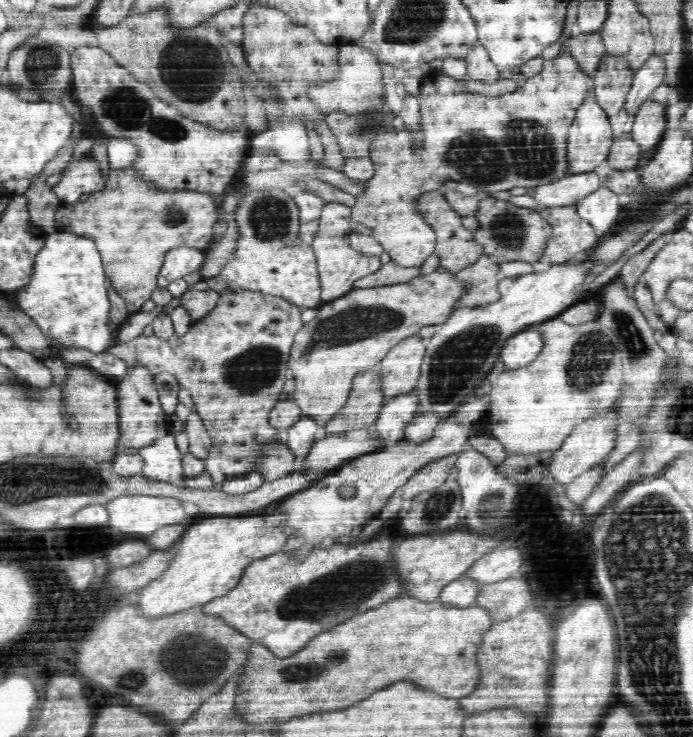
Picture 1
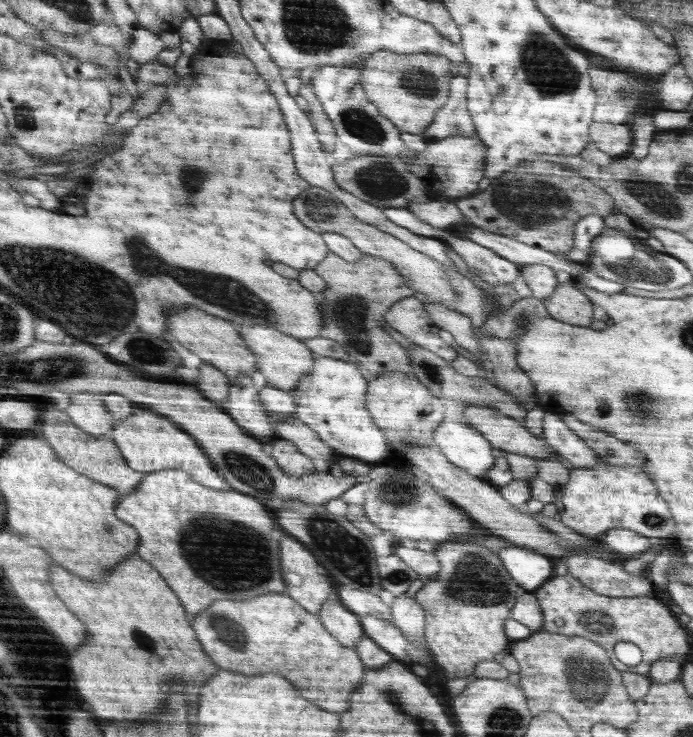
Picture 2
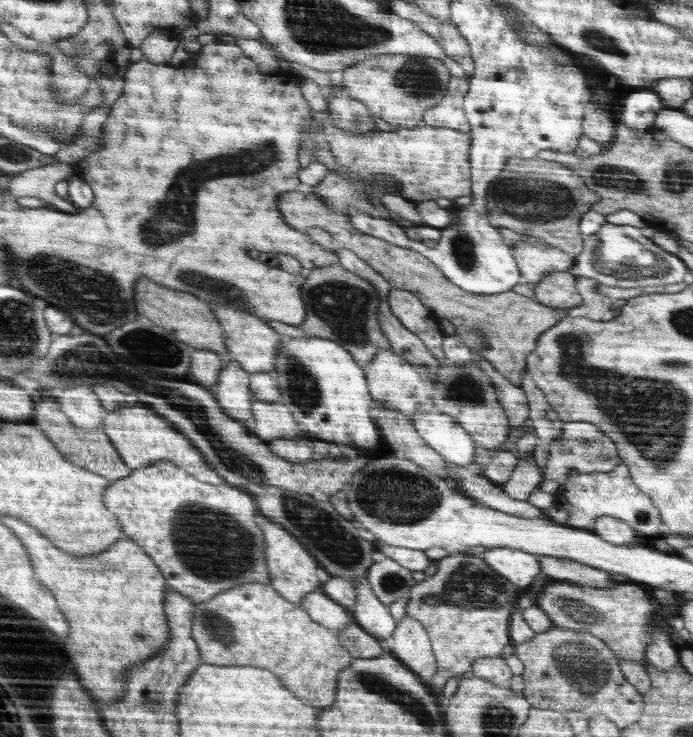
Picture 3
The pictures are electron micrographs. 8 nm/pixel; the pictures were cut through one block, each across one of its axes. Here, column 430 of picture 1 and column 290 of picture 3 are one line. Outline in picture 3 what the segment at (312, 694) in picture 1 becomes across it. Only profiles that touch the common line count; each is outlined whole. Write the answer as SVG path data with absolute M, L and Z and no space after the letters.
M246 583L197 604L193 624L192 633L202 662L218 666L253 666L276 672L283 685L292 688L302 700L308 700L308 704L316 704L316 708L335 703L339 672L355 659L337 633L314 622L303 608L280 596L269 584Z

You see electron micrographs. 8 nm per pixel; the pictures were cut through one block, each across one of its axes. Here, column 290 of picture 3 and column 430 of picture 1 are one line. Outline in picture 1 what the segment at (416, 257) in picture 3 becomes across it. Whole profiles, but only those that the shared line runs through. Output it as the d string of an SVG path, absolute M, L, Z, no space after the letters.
M438 190L427 192L417 200L420 217L428 226L435 230L437 243L435 254L440 257L439 268L446 268L450 272L461 272L463 268L474 264L484 252L480 241L474 239L473 233L462 225L462 216L458 215L445 199L445 195Z

